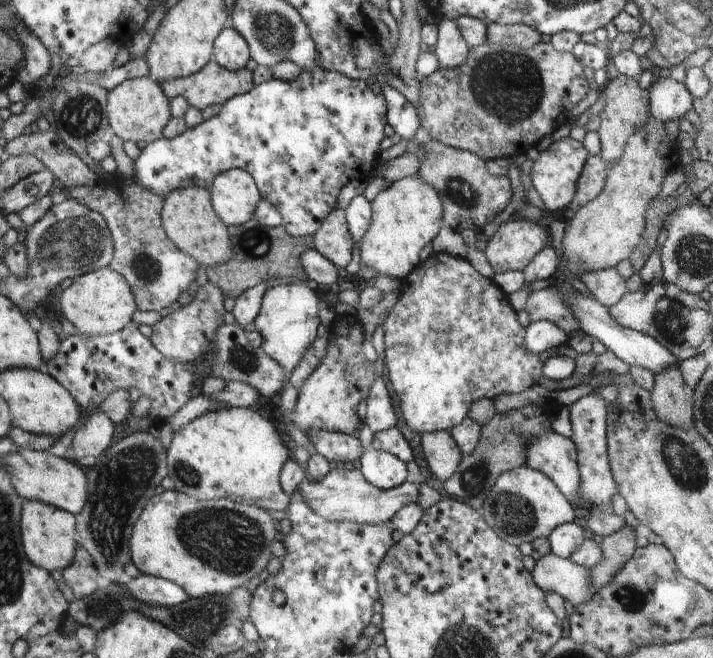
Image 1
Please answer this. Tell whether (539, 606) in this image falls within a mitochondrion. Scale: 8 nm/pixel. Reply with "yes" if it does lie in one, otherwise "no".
no

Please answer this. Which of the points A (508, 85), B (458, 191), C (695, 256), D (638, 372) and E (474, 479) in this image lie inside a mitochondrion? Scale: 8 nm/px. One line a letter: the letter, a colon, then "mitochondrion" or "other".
A: mitochondrion
B: mitochondrion
C: mitochondrion
D: other
E: mitochondrion

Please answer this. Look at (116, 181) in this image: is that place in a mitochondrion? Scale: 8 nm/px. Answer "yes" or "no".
no

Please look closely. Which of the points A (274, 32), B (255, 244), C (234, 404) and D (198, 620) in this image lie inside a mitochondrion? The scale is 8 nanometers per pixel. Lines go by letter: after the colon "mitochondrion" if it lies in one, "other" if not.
A: mitochondrion
B: mitochondrion
C: other
D: mitochondrion

